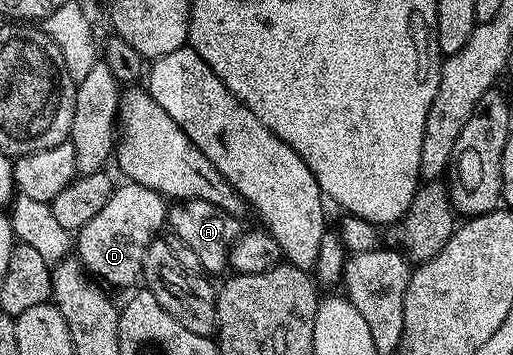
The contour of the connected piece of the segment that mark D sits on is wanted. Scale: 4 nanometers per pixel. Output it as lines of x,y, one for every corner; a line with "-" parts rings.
123,183
120,189
119,186
112,188
105,207
101,207
85,227
77,230
77,259
96,282
138,286
143,275
145,251
156,240
158,233
155,232
164,228
168,212
169,205
163,194
149,187

